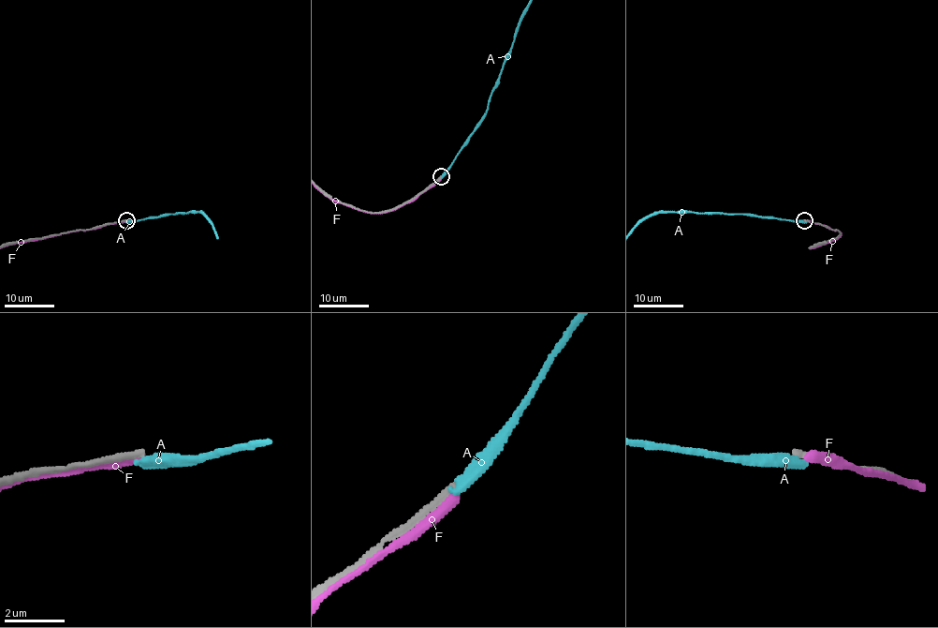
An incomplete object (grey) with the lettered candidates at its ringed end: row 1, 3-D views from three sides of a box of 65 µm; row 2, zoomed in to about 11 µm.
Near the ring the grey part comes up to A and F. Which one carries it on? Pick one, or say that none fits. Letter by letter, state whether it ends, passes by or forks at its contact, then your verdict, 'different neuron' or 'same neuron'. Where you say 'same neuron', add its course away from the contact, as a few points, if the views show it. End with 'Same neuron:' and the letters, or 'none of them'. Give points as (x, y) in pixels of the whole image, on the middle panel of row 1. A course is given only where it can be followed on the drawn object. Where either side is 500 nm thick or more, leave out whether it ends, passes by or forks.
A: it ends there; different neuron
F: it passes by; different neuron
Same neuron: none of them

